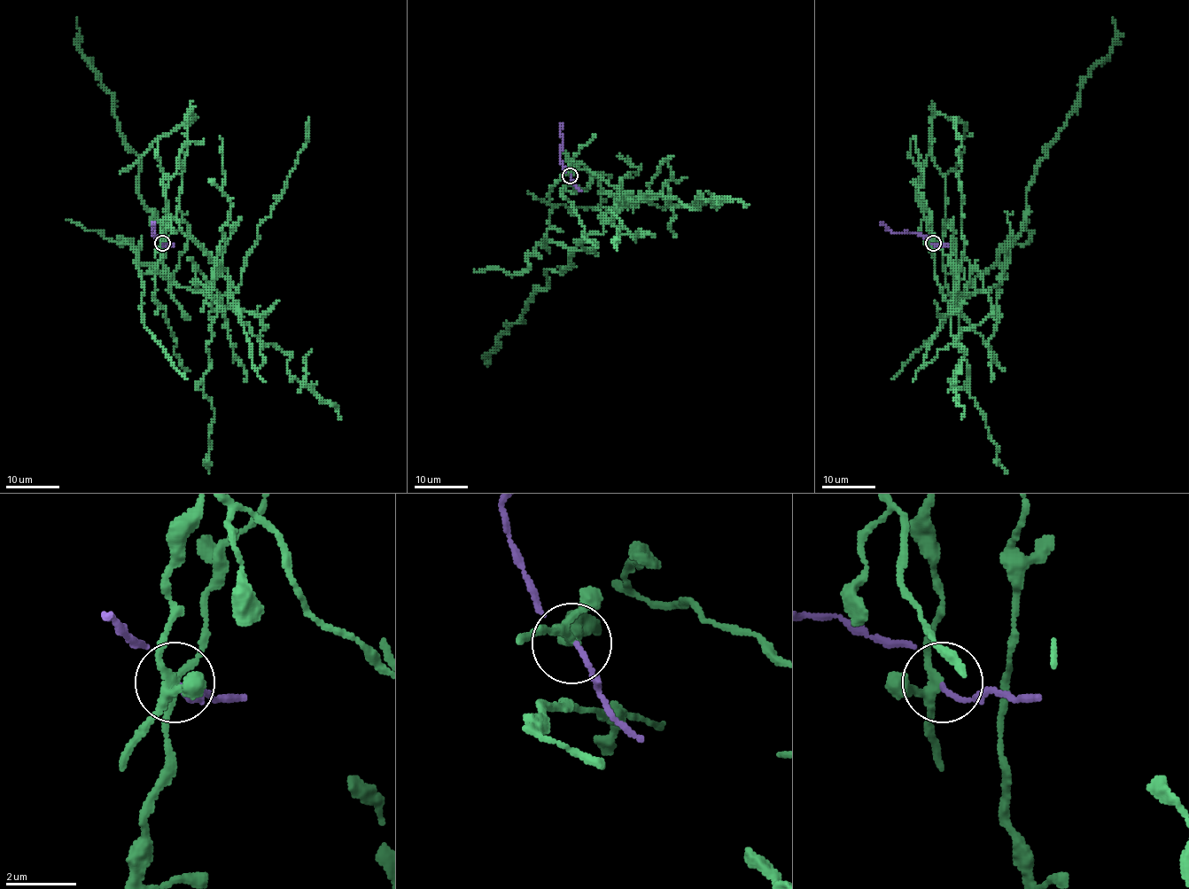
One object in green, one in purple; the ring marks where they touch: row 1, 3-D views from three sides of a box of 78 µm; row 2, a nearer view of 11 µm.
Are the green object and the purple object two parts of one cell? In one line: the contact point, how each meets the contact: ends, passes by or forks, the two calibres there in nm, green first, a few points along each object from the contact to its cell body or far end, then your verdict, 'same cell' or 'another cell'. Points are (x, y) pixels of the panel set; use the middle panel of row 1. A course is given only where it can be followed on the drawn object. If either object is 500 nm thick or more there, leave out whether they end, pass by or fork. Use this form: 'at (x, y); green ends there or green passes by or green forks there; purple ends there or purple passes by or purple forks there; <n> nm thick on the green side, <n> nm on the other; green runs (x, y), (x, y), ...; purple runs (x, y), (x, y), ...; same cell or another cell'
at (570, 175); green forks there; purple passes by; 200 nm thick on the green side, 80 nm on the other; green runs (570, 175), (579, 167), (629, 199), (641, 198), (570, 248), (573, 264), (546, 269), (548, 284), (484, 356); purple runs (570, 175), (559, 159), (563, 136), (561, 132), (562, 124); another cell

